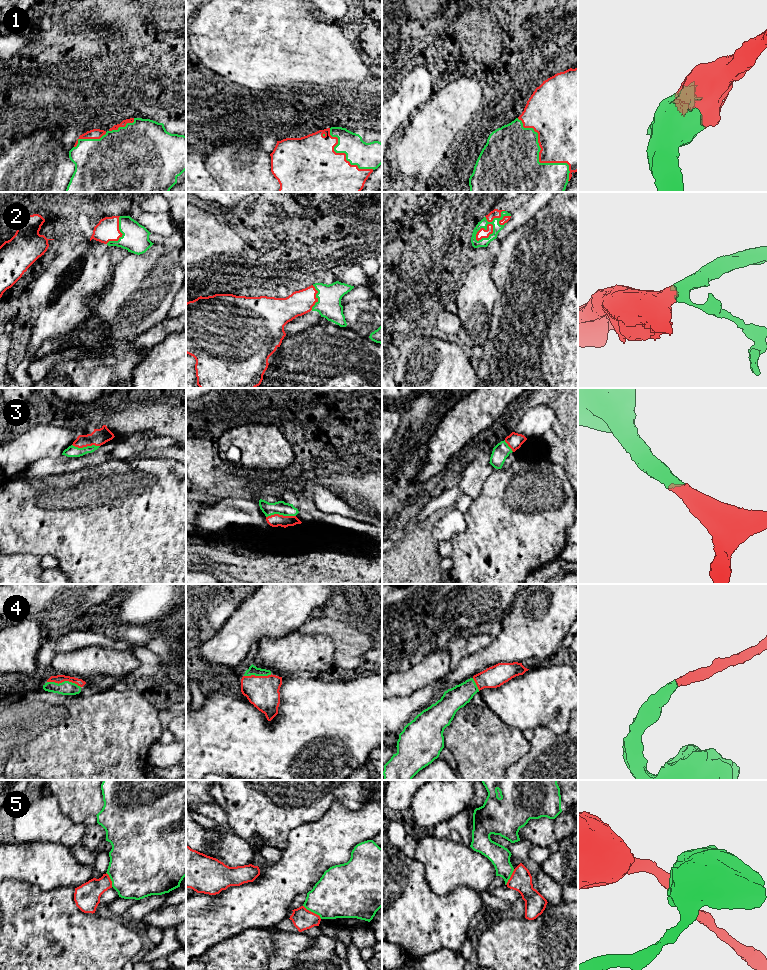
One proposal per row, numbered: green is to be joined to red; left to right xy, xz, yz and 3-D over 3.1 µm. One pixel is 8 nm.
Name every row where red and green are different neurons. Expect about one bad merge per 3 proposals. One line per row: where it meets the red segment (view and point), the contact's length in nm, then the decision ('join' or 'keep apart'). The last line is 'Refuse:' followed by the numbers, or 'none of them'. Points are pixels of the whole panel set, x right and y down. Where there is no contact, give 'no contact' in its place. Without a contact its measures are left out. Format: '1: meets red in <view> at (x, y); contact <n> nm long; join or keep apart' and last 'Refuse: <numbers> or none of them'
1: meets red in yz at (539, 158); contact 650 nm long; join
2: meets red in yz at (489, 224); contact 340 nm long; join
3: meets red in xz at (280, 515); contact 240 nm long; join
4: meets red in xy at (64, 680); contact 280 nm long; join
5: meets red in xz at (312, 912); contact 190 nm long; keep apart
Refuse: 5

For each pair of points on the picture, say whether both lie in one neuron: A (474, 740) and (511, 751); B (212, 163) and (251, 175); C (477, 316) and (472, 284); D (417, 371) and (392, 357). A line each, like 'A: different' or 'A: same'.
A: same
B: same
C: same
D: different

